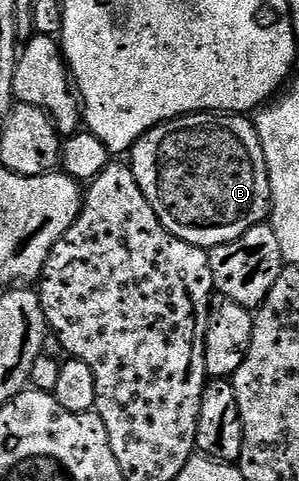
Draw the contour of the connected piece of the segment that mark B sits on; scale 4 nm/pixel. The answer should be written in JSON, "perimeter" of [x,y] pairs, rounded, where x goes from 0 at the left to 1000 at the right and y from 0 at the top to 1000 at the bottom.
{"perimeter":[[[652,233],[562,249],[492,274],[441,306],[435,347],[448,370],[462,370],[462,387],[475,387],[475,403],[488,403],[488,420],[515,428],[535,468],[572,491],[609,495],[609,503],[706,520],[756,503],[783,503],[783,495],[809,495],[823,478],[900,455],[910,395],[890,320],[856,277],[856,260],[826,239]]]}

